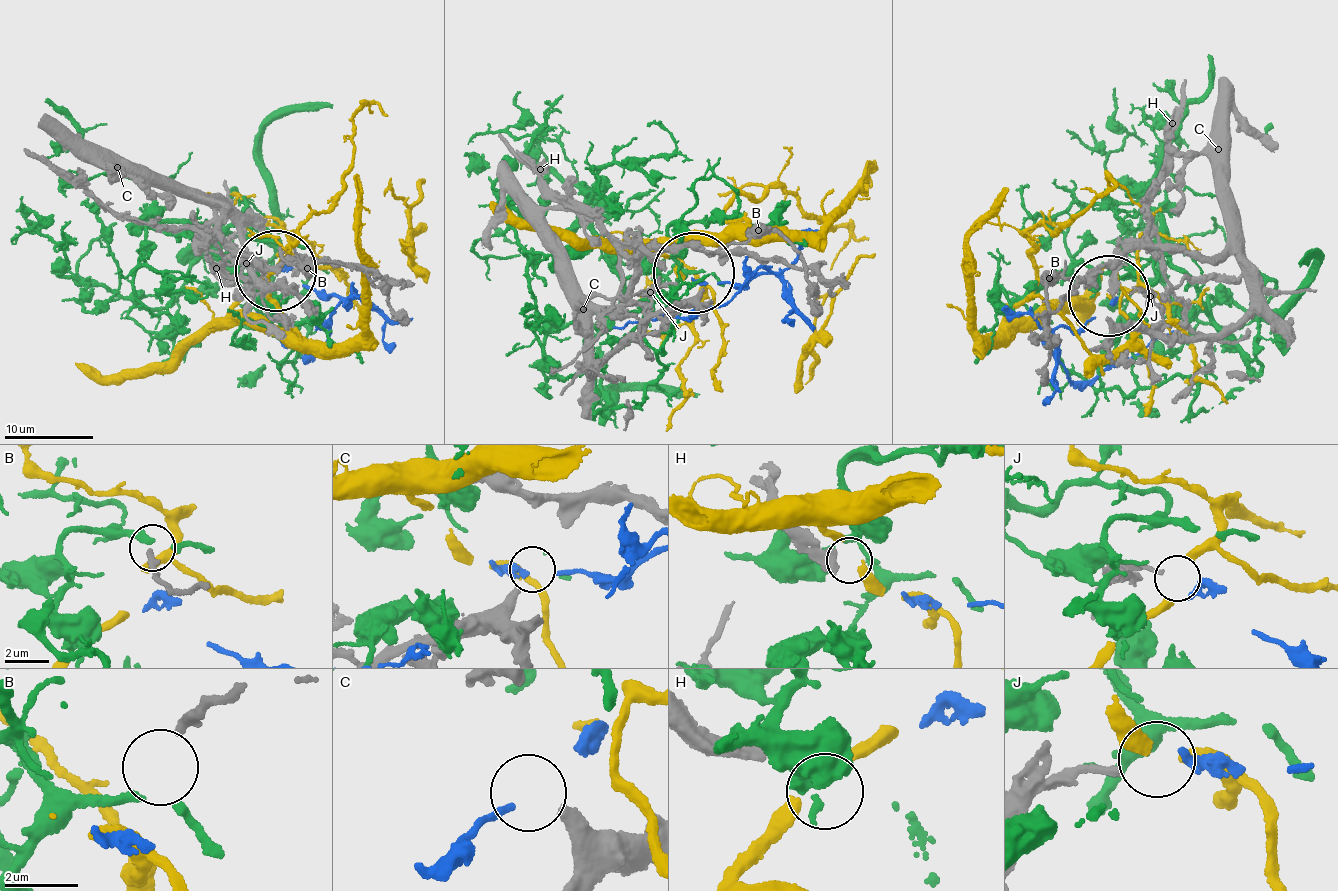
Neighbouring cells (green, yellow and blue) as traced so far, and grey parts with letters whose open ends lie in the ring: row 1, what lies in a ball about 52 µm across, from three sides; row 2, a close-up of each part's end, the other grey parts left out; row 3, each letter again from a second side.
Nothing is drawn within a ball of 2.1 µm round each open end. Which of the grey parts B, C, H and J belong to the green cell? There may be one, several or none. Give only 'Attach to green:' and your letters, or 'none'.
Attach to green: B

